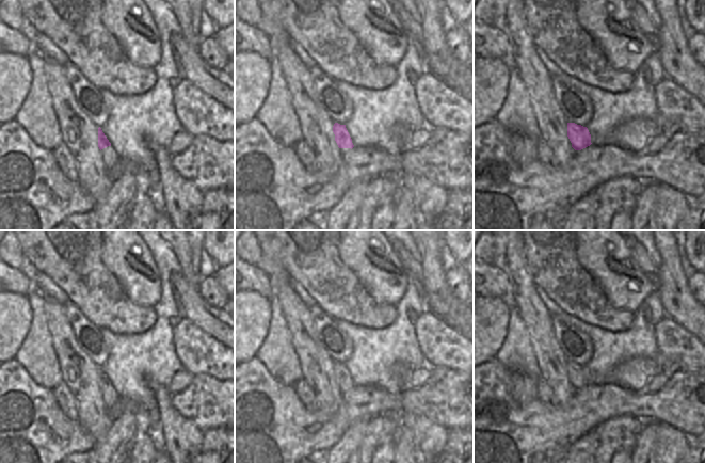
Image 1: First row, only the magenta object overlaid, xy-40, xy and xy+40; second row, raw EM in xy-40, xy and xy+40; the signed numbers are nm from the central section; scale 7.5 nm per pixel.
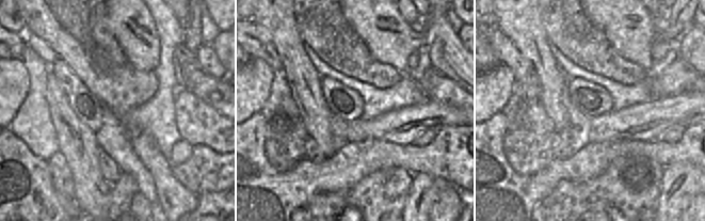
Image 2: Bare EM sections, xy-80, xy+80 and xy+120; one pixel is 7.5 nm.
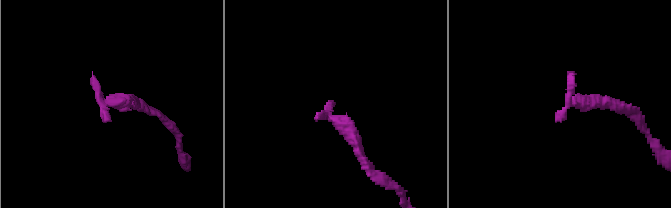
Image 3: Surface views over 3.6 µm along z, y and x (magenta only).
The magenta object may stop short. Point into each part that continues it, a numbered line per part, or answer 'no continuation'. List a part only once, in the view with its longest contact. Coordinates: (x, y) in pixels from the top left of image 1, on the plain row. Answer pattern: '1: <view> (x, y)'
1: xy+40 (577, 347)

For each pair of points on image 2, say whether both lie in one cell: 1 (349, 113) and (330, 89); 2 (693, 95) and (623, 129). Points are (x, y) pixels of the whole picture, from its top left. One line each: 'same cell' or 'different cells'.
1: same cell
2: same cell

